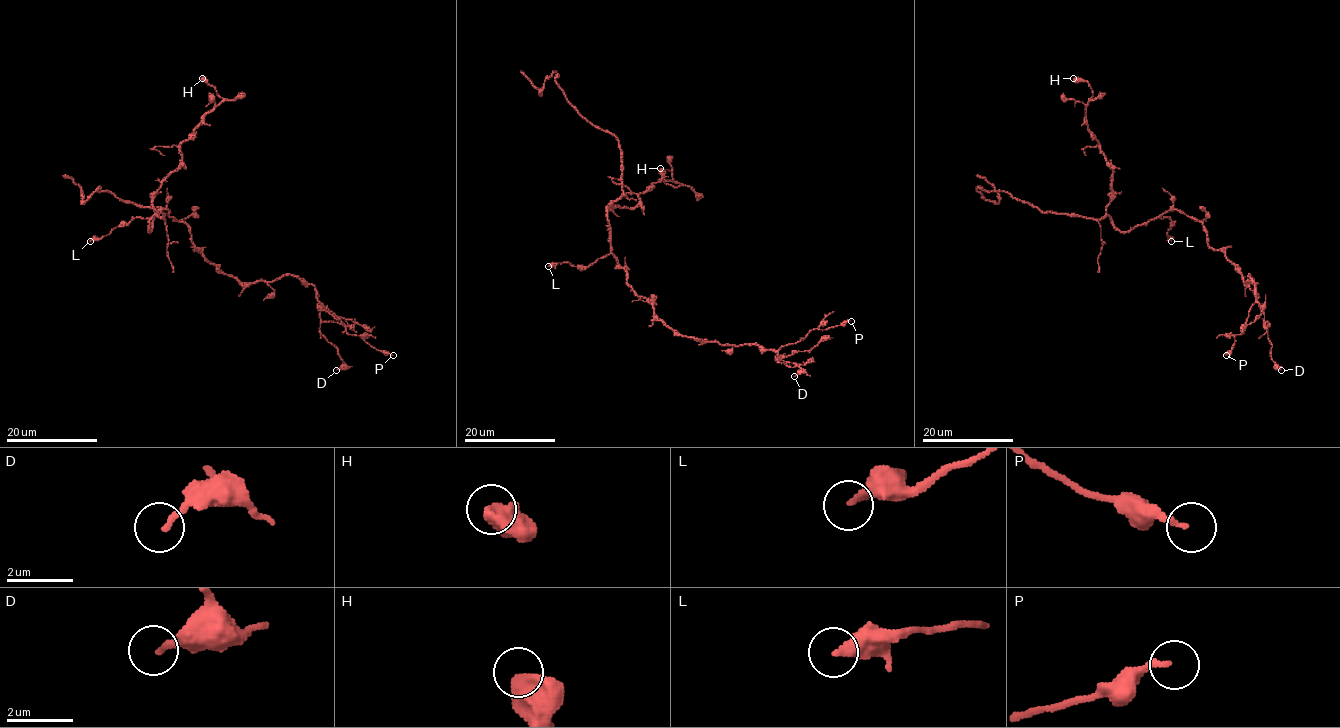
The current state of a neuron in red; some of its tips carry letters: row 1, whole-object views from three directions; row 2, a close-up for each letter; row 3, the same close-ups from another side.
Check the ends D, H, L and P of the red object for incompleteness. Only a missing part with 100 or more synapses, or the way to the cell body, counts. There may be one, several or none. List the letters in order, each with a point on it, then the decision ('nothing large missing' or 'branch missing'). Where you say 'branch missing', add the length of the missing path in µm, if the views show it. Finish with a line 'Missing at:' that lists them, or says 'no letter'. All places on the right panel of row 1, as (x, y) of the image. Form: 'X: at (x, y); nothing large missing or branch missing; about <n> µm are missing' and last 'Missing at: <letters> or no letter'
D: at (1281, 370); nothing large missing
H: at (1073, 78); nothing large missing
L: at (1171, 241); nothing large missing
P: at (1226, 355); nothing large missing
Missing at: no letter

